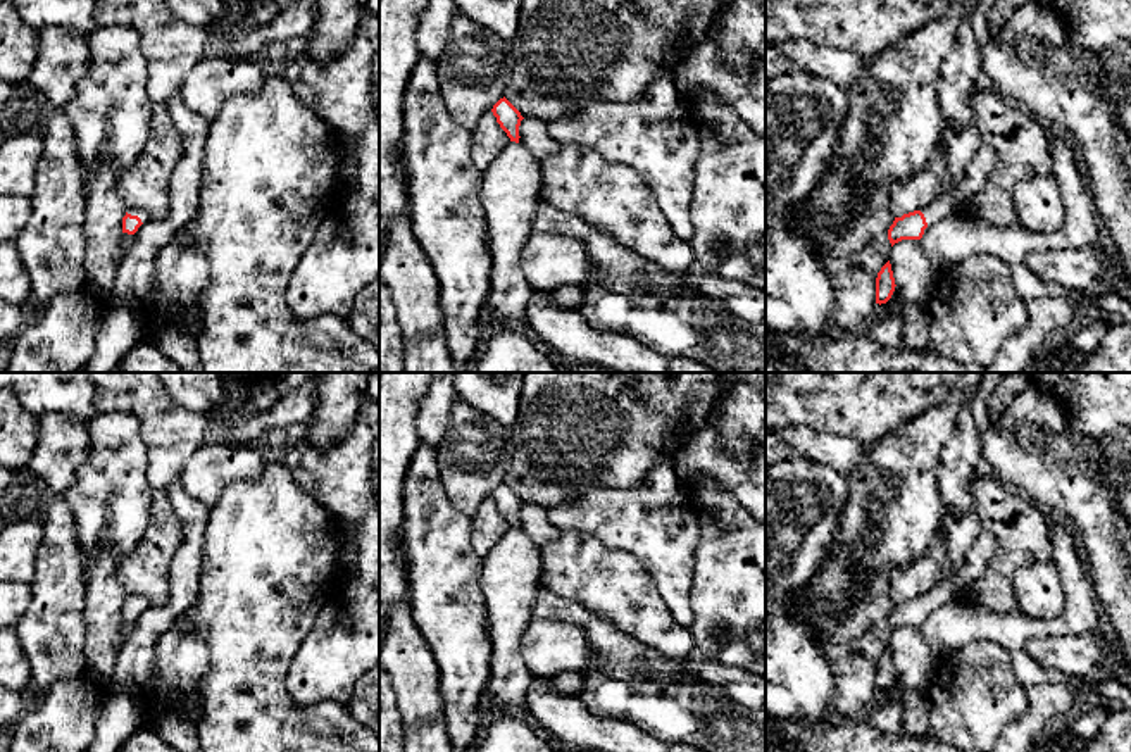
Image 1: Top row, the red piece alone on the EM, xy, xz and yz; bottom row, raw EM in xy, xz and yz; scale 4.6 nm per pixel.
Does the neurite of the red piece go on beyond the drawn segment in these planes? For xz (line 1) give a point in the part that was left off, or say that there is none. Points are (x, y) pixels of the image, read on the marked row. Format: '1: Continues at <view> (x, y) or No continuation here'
1: No continuation here

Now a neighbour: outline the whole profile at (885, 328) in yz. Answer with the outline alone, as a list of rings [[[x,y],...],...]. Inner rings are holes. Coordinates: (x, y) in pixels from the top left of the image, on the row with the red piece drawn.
[[[898,286],[886,304],[878,304],[874,316],[865,324],[865,335],[878,345],[897,348],[902,345],[903,310],[897,305]]]

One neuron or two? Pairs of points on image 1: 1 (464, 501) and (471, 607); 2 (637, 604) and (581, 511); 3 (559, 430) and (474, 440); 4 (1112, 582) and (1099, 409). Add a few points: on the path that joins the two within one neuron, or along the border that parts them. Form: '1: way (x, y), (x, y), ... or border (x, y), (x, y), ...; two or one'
1: border (442, 482), (447, 497), (469, 518); two
2: border (561, 530), (588, 532), (633, 557); two
3: border (511, 428), (511, 464), (504, 475); two
4: border (1066, 423), (1085, 438), (1112, 435); two

